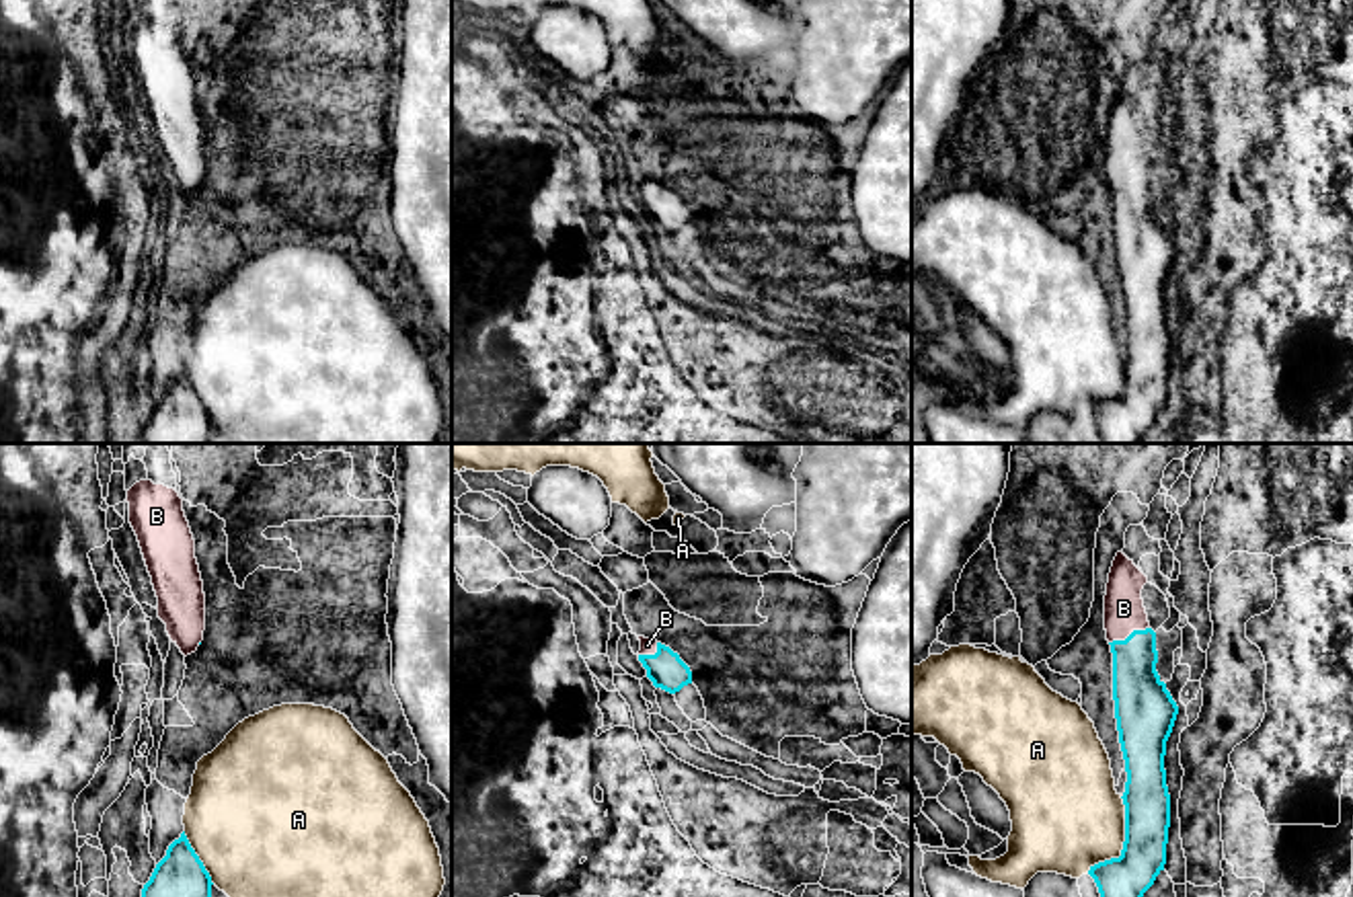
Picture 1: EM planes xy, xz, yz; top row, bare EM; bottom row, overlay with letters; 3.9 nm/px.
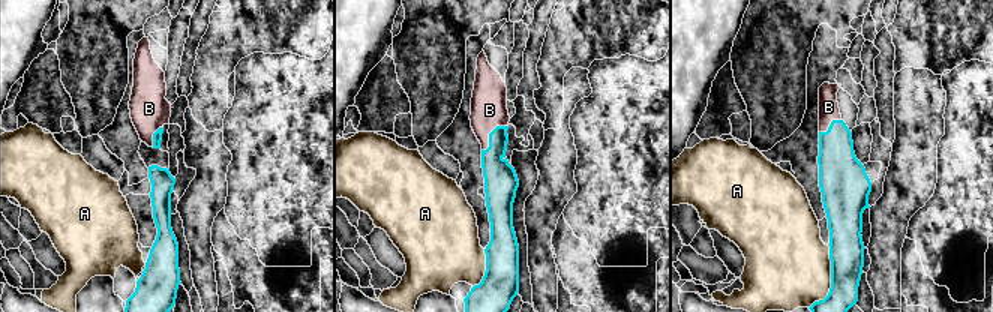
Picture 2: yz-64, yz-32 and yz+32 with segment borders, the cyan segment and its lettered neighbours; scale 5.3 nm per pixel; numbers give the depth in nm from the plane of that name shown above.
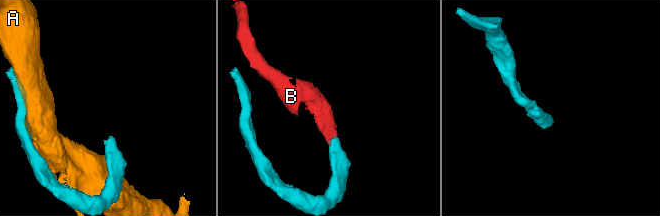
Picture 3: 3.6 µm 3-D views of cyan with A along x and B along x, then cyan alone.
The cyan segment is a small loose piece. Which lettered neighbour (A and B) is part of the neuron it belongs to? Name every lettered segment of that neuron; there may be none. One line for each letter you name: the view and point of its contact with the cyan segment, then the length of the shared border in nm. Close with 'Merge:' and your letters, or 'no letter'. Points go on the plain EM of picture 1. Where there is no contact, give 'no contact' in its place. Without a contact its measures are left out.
B: contact yz (1130, 175); length 170 nm
Merge: B

